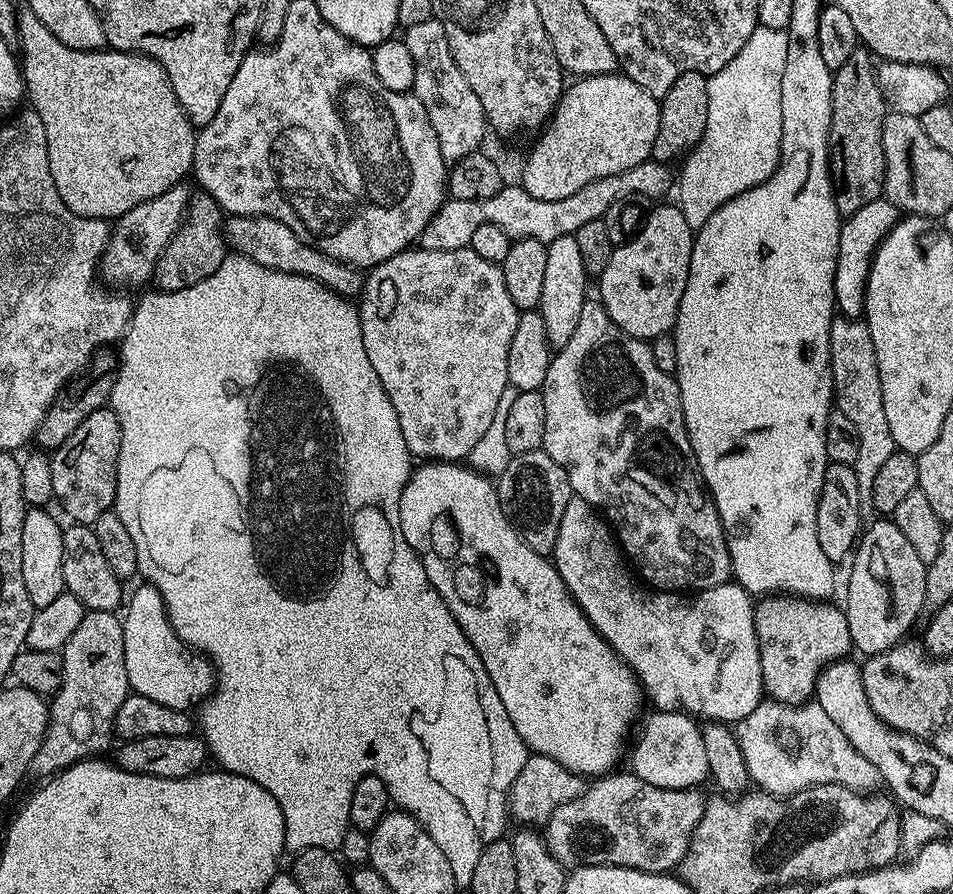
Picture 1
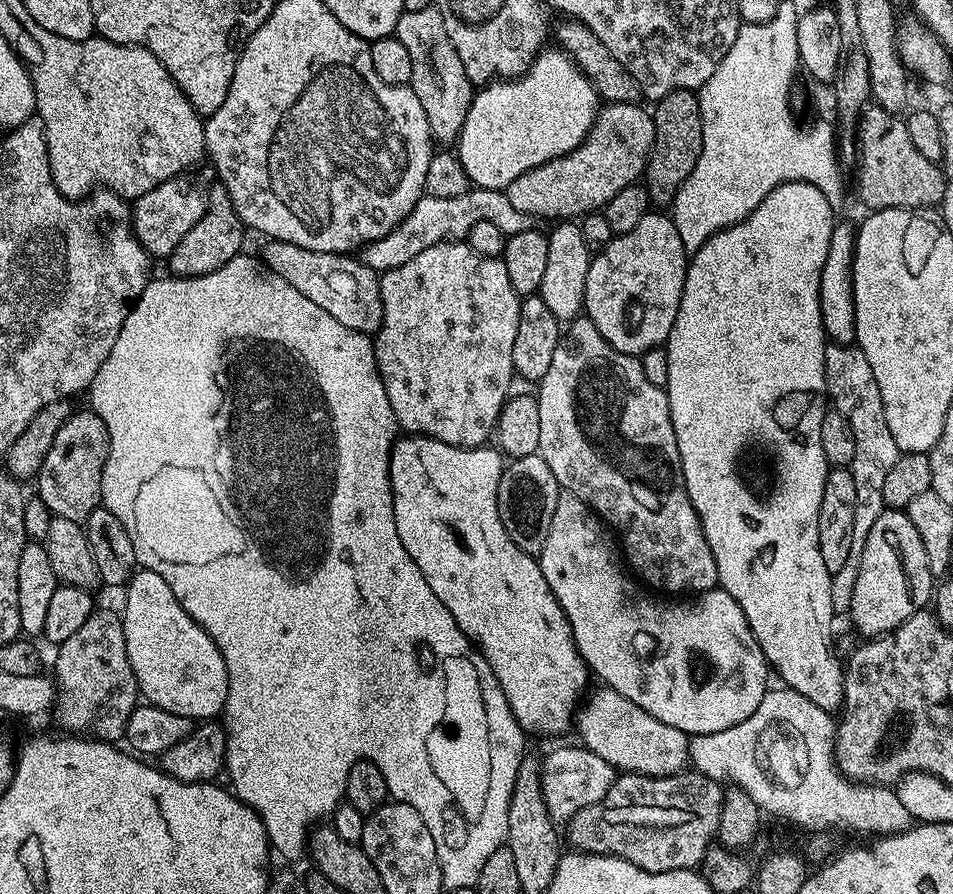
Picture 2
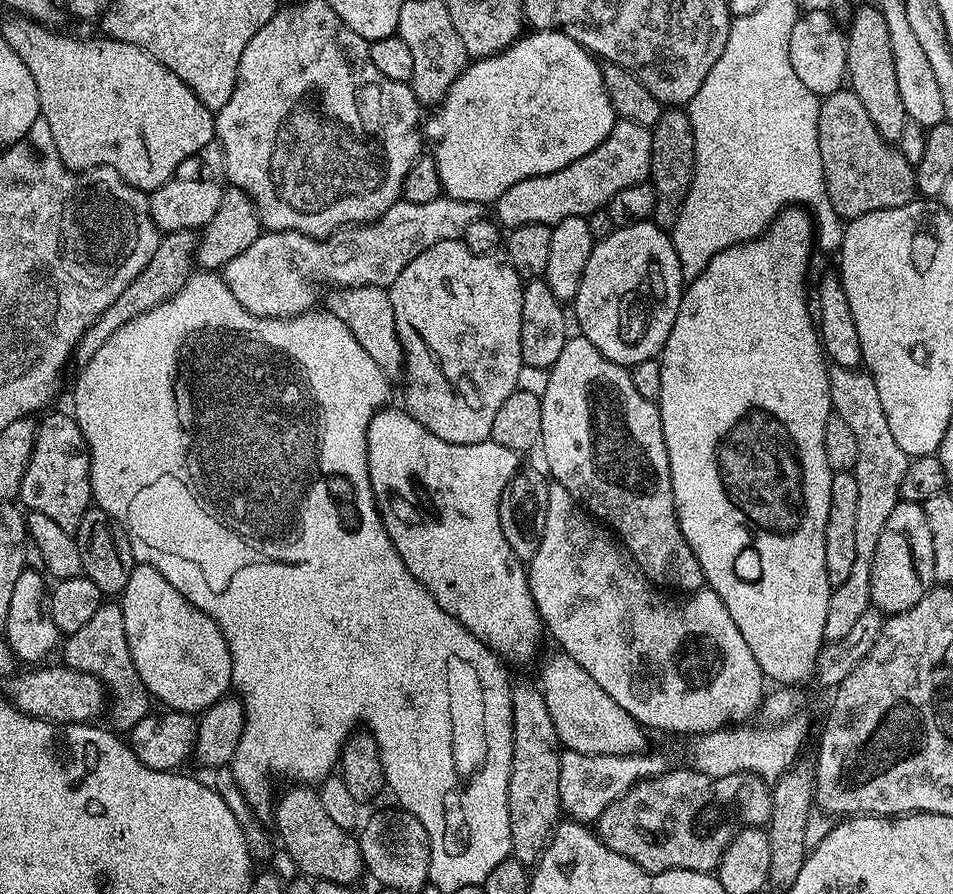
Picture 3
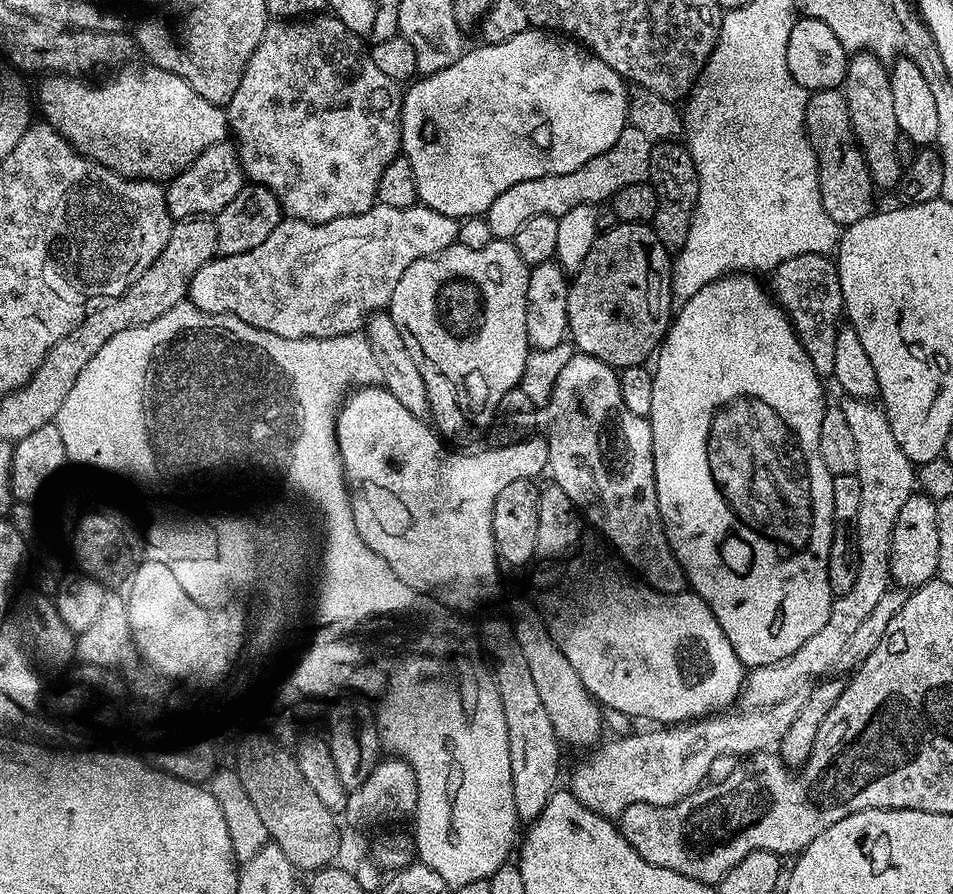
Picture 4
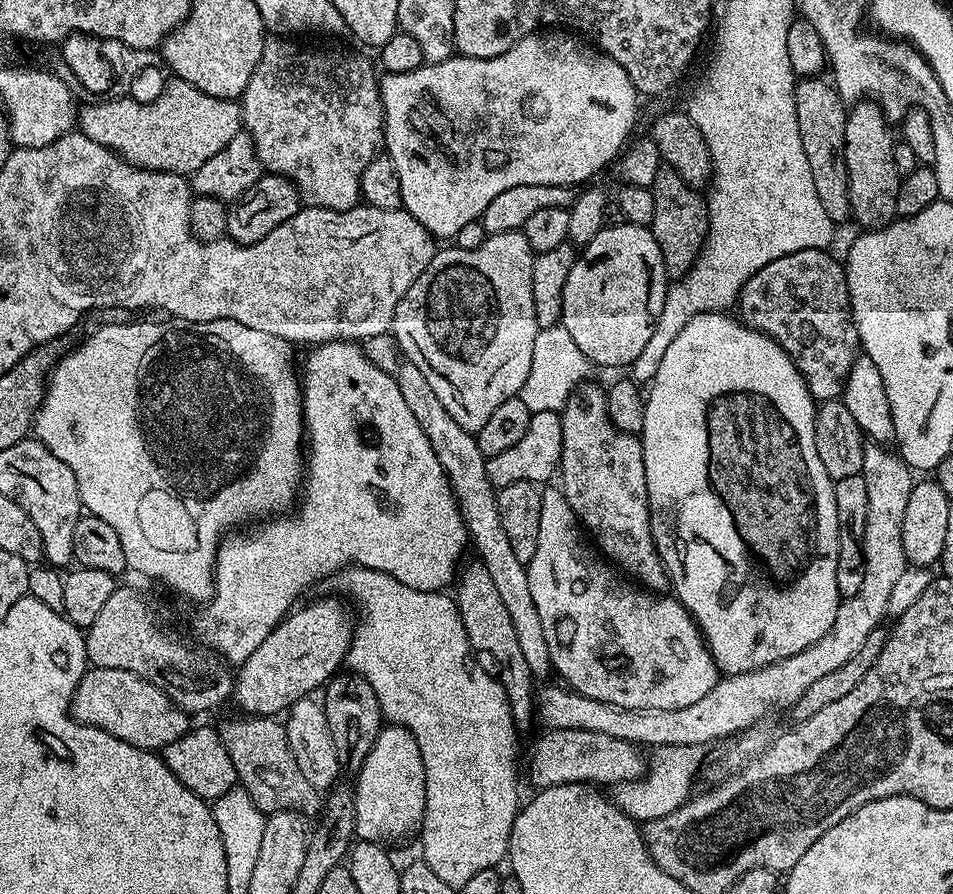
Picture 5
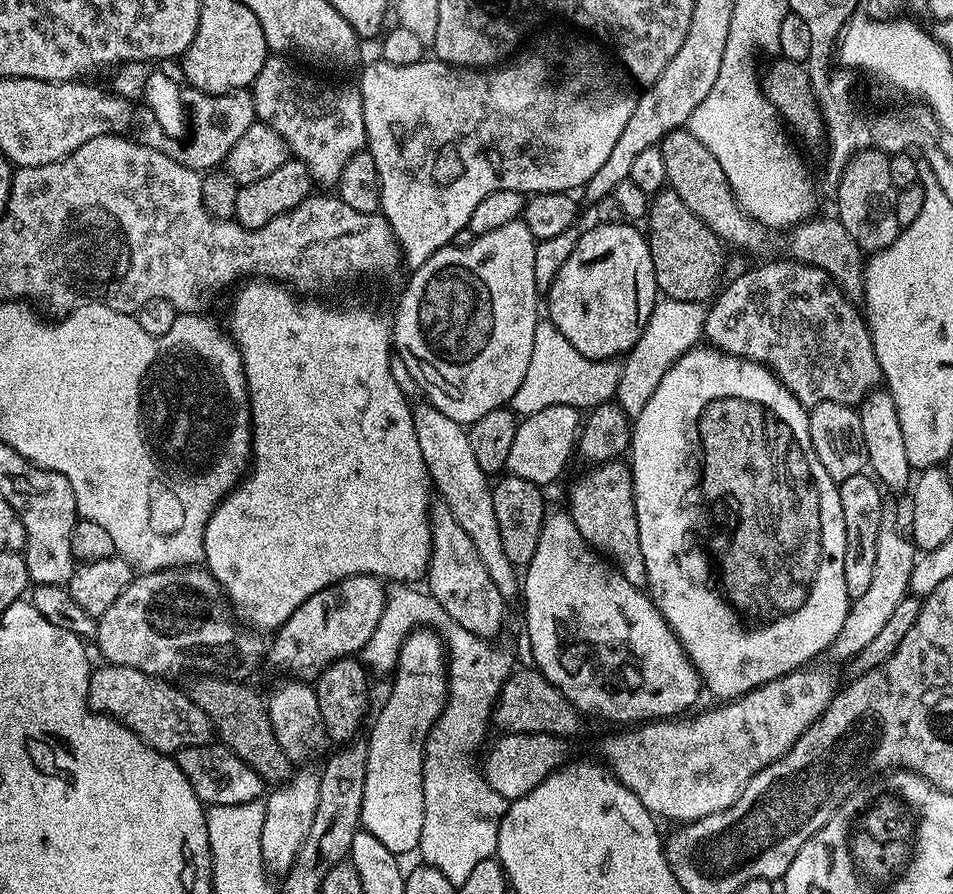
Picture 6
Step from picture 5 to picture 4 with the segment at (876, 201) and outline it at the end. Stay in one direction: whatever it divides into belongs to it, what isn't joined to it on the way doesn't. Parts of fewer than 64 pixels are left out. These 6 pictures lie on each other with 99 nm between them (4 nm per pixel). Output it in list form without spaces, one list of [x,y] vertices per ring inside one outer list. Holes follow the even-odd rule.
[[[875,51],[851,53],[848,69],[844,75],[842,91],[850,114],[854,143],[864,155],[868,173],[877,189],[895,189],[902,175],[898,158],[898,138],[901,136],[897,117],[894,114],[893,91],[889,65]]]

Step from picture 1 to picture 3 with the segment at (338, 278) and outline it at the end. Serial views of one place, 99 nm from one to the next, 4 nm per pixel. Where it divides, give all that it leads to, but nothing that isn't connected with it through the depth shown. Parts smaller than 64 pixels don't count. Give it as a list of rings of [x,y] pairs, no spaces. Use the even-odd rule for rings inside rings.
[[[373,284],[366,286],[354,286],[353,288],[333,287],[328,296],[327,311],[340,319],[340,323],[347,326],[348,331],[354,334],[354,338],[362,346],[365,356],[369,356],[373,362],[378,362],[382,374],[386,374],[389,382],[396,382],[404,376],[404,347],[398,338],[398,326],[394,318],[394,306],[390,306],[390,294],[388,288],[379,288]]]

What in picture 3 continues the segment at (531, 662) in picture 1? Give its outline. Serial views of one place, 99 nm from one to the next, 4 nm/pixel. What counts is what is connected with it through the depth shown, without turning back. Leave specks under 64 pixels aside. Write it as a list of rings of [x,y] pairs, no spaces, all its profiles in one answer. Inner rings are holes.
[[[385,406],[377,412],[376,416],[368,423],[368,469],[370,470],[370,486],[372,496],[376,499],[376,506],[380,509],[380,517],[384,519],[383,531],[390,534],[394,546],[398,550],[406,570],[418,578],[421,586],[427,588],[428,595],[433,596],[442,610],[450,614],[470,634],[474,634],[483,640],[497,656],[508,660],[528,660],[536,652],[540,644],[540,632],[542,636],[542,621],[539,612],[536,611],[536,603],[532,597],[532,591],[528,585],[528,574],[525,561],[519,560],[510,550],[510,542],[502,534],[502,522],[500,521],[500,496],[506,490],[508,477],[515,476],[518,471],[516,463],[522,460],[521,453],[514,450],[506,450],[506,446],[498,446],[491,438],[478,442],[477,444],[455,444],[438,438],[438,434],[430,434],[422,422],[418,422],[407,412],[399,407]]]

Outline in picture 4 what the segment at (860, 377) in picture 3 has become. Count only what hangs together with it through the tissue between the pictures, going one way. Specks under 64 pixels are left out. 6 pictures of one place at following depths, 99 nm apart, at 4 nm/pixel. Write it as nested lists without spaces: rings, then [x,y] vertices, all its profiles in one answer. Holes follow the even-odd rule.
[[[848,398],[845,401],[839,407],[842,414],[846,414],[846,423],[850,425],[854,442],[858,446],[858,466],[855,476],[862,486],[862,503],[858,505],[858,526],[856,527],[858,579],[847,594],[833,599],[830,606],[830,618],[826,618],[826,626],[822,626],[822,630],[818,630],[818,634],[814,634],[814,638],[802,642],[802,646],[798,646],[798,650],[794,650],[794,654],[790,654],[790,658],[782,658],[782,662],[758,666],[745,675],[744,688],[740,691],[738,701],[739,707],[744,710],[774,706],[800,690],[796,688],[802,687],[807,680],[810,680],[809,682],[815,681],[817,678],[825,677],[830,668],[835,669],[842,658],[842,650],[846,650],[846,646],[850,646],[850,638],[858,631],[858,625],[870,615],[870,610],[874,610],[874,605],[882,599],[882,594],[886,594],[890,587],[890,542],[894,538],[894,522],[898,522],[898,513],[901,512],[906,498],[910,498],[917,487],[916,472],[912,461],[906,458],[906,454],[902,454],[902,446],[898,446],[898,442],[894,442],[894,430],[890,430],[890,422],[886,418],[883,407],[876,402],[855,398]]]

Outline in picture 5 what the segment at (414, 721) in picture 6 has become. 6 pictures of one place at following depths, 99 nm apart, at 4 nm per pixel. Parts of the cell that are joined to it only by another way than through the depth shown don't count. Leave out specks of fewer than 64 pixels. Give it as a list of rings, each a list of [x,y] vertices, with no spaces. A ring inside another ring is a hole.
[[[381,727],[374,746],[370,746],[370,754],[366,754],[366,762],[362,762],[354,780],[357,841],[391,846],[399,840],[421,835],[426,810],[426,770],[422,766],[418,742],[408,728]]]

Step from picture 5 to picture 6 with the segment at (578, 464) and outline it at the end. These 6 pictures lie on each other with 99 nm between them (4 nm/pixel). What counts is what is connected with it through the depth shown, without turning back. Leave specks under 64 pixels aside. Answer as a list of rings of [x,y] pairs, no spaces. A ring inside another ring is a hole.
[[[609,460],[607,464],[598,464],[587,469],[589,472],[572,488],[572,508],[570,515],[574,526],[601,556],[607,558],[638,589],[643,589],[648,583],[646,558],[643,557],[642,542],[639,538],[638,518],[632,485],[632,470],[627,463],[620,460]]]

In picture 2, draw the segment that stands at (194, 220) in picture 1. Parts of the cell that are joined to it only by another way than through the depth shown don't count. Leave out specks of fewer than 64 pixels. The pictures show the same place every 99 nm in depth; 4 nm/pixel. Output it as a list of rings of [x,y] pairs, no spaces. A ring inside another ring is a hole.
[[[213,183],[212,189],[206,192],[206,207],[202,218],[194,222],[190,234],[174,246],[174,250],[166,257],[166,264],[173,277],[205,276],[214,270],[226,266],[235,256],[241,255],[246,229],[234,210],[234,202],[230,202],[230,194],[226,194],[226,186]]]

